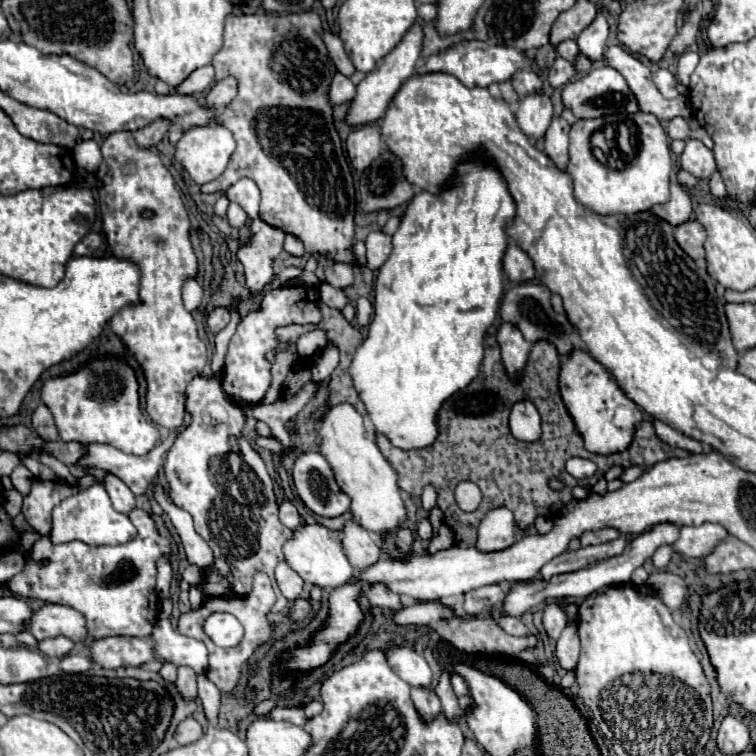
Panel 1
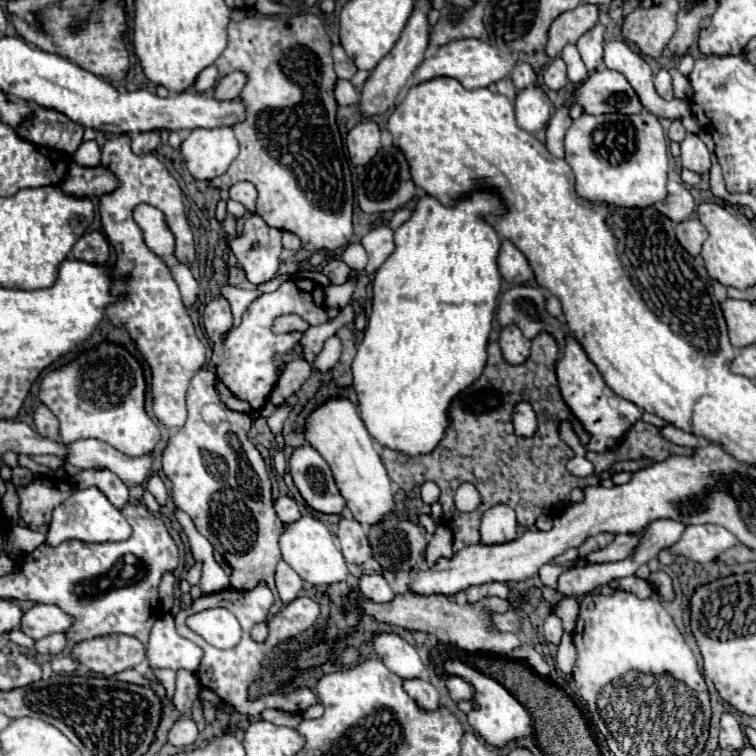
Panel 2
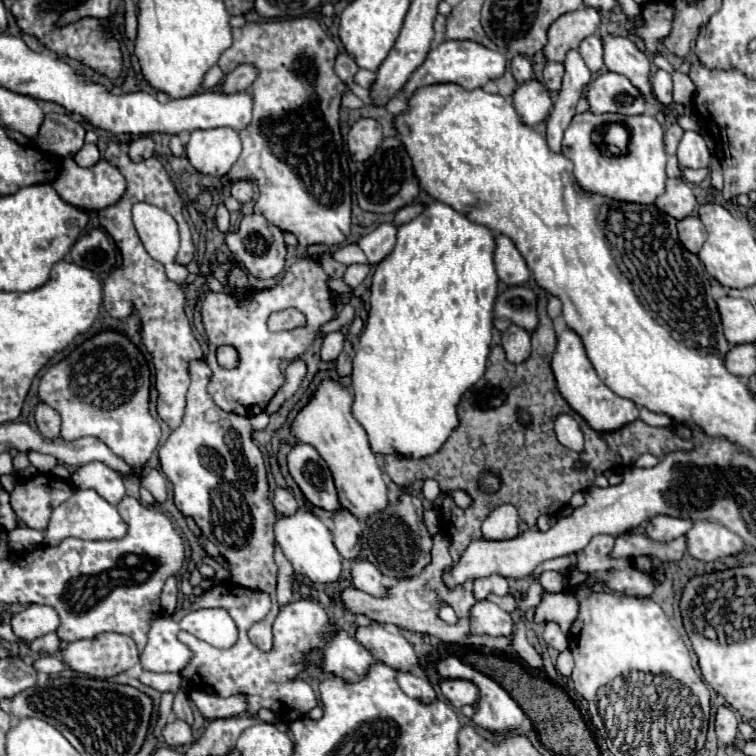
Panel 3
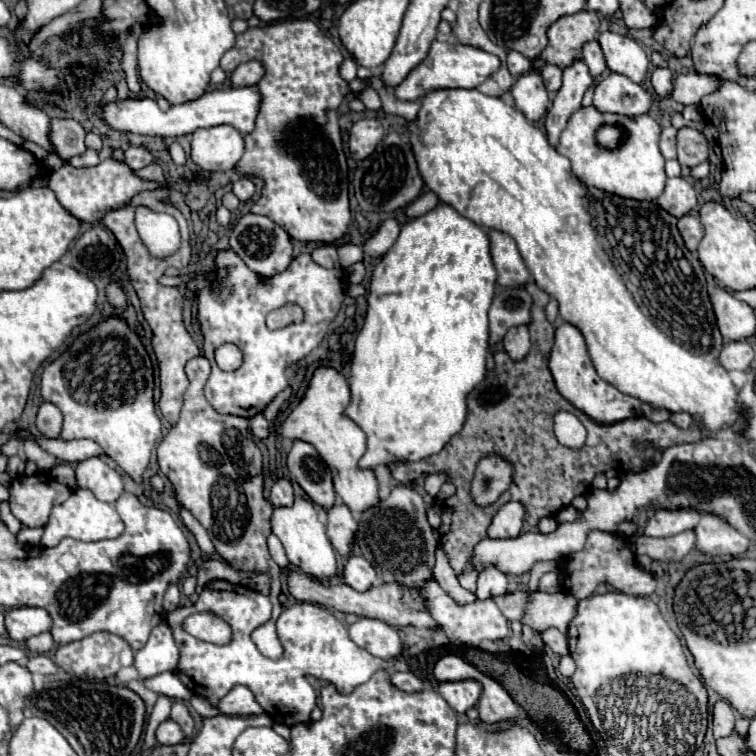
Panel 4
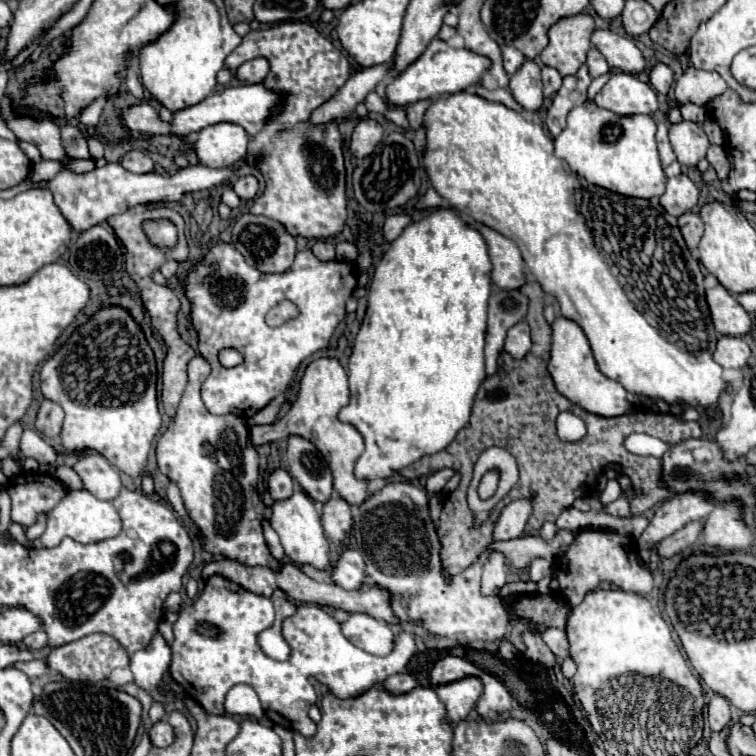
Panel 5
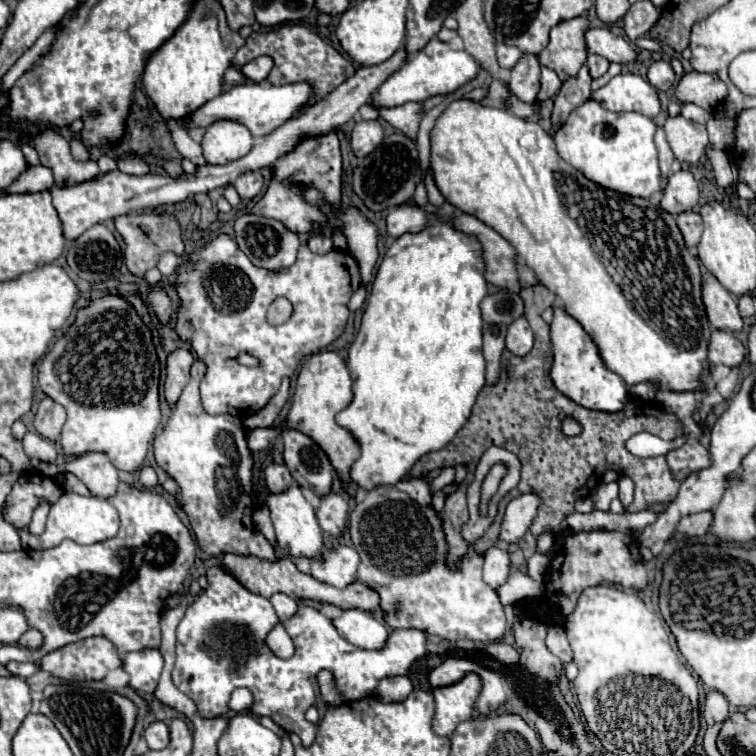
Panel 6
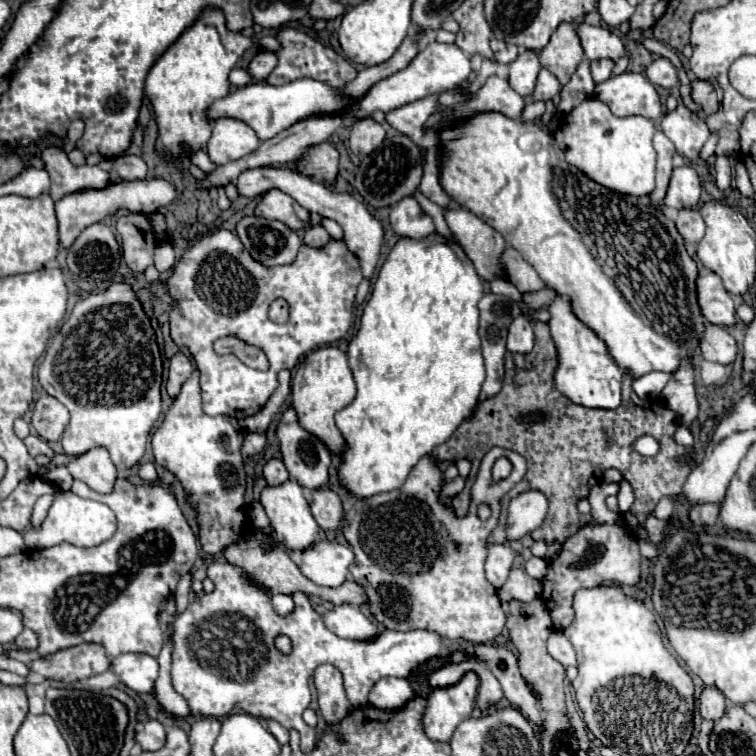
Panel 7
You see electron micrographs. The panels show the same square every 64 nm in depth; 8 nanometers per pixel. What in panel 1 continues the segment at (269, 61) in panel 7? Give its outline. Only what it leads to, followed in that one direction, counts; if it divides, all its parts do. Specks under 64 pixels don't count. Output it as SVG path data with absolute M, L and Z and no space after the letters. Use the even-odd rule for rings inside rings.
M228 76L212 86L206 100L208 104L216 104L216 108L224 108L236 98L236 92L238 92L238 80L234 76Z

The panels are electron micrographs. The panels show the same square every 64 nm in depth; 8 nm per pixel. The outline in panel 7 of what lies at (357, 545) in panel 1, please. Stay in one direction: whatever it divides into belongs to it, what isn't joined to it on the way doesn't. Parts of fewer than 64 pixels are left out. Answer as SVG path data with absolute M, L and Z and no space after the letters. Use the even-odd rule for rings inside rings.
M316 488L312 490L310 510L314 520L322 530L334 530L342 522L342 502L336 492L330 488Z

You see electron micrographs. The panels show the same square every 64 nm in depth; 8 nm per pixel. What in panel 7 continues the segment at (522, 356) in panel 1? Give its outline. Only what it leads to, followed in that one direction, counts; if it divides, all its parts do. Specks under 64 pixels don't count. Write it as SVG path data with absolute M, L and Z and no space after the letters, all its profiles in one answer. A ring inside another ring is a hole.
M520 314L518 318L514 318L514 322L510 324L508 330L508 350L510 352L522 352L528 354L534 346L534 332L532 332L532 324Z

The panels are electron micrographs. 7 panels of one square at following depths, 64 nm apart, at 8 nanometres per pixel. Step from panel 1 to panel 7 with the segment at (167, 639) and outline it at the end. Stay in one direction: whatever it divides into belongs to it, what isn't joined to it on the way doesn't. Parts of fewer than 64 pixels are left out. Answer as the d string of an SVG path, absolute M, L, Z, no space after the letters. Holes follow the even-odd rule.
M120 654L112 658L110 670L130 690L150 692L158 676L158 662L156 658L144 656L144 654Z

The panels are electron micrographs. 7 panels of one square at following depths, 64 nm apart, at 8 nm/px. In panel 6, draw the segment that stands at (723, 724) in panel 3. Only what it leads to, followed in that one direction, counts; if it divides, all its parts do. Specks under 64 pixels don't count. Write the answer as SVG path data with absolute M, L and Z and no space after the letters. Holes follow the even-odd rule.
M708 692L704 700L704 720L708 724L720 724L728 716L728 700L724 698L722 692Z

